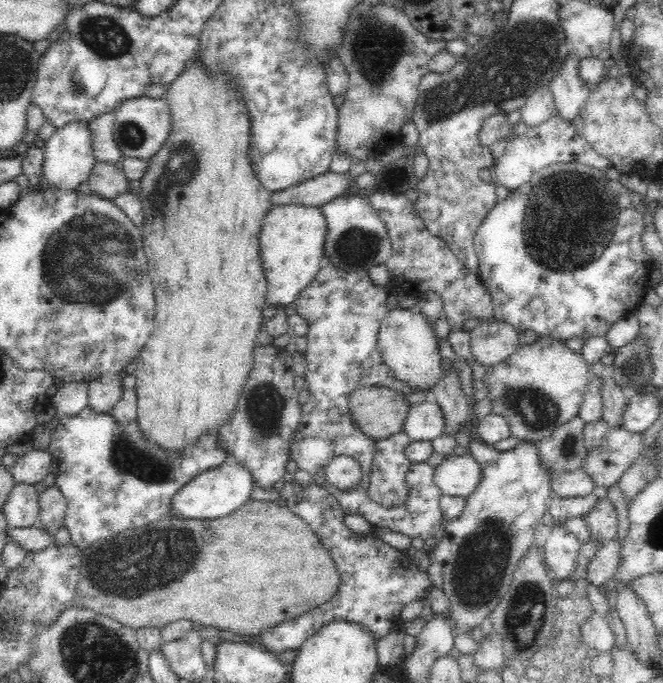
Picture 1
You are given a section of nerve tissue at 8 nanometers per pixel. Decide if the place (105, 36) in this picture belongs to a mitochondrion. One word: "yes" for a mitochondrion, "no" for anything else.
yes

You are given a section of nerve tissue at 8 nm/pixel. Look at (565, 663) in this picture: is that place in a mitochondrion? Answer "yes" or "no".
no

